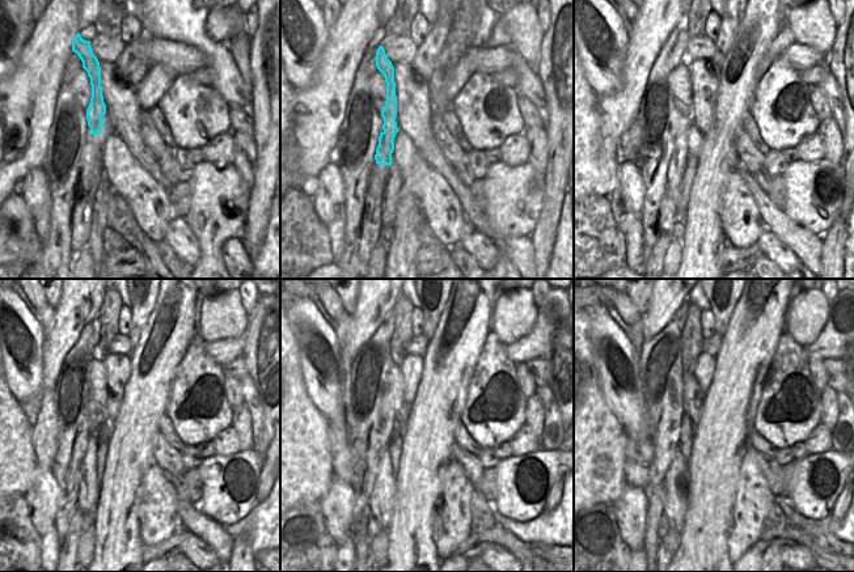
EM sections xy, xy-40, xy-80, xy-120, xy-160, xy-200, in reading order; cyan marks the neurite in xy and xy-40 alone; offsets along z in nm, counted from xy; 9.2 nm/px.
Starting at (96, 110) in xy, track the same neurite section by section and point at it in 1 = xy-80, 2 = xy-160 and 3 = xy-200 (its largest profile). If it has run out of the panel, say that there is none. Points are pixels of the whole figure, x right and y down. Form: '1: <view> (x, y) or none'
1: xy-80 (679, 156)
2: xy-160 (381, 504)
3: xy-200 (677, 482)

